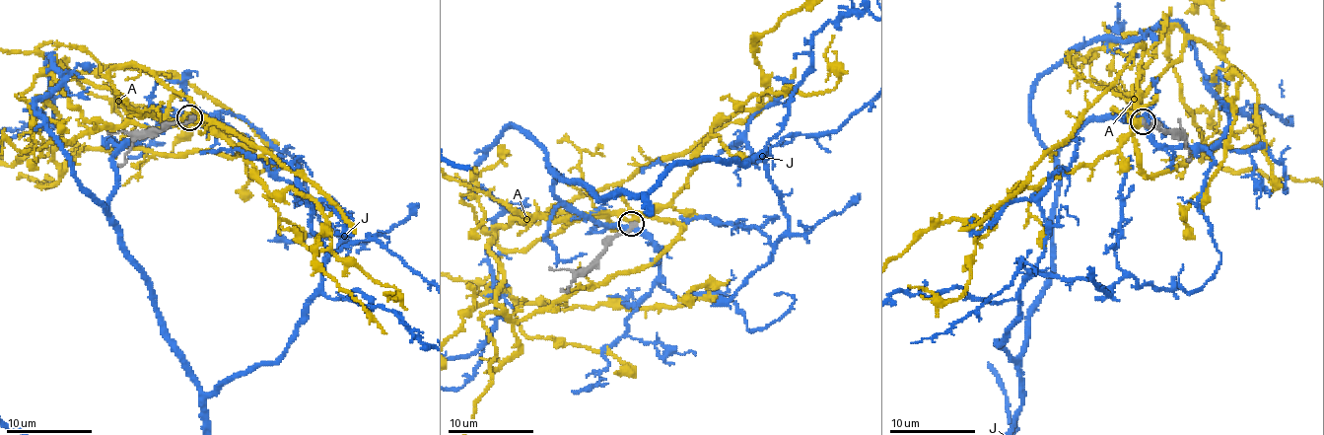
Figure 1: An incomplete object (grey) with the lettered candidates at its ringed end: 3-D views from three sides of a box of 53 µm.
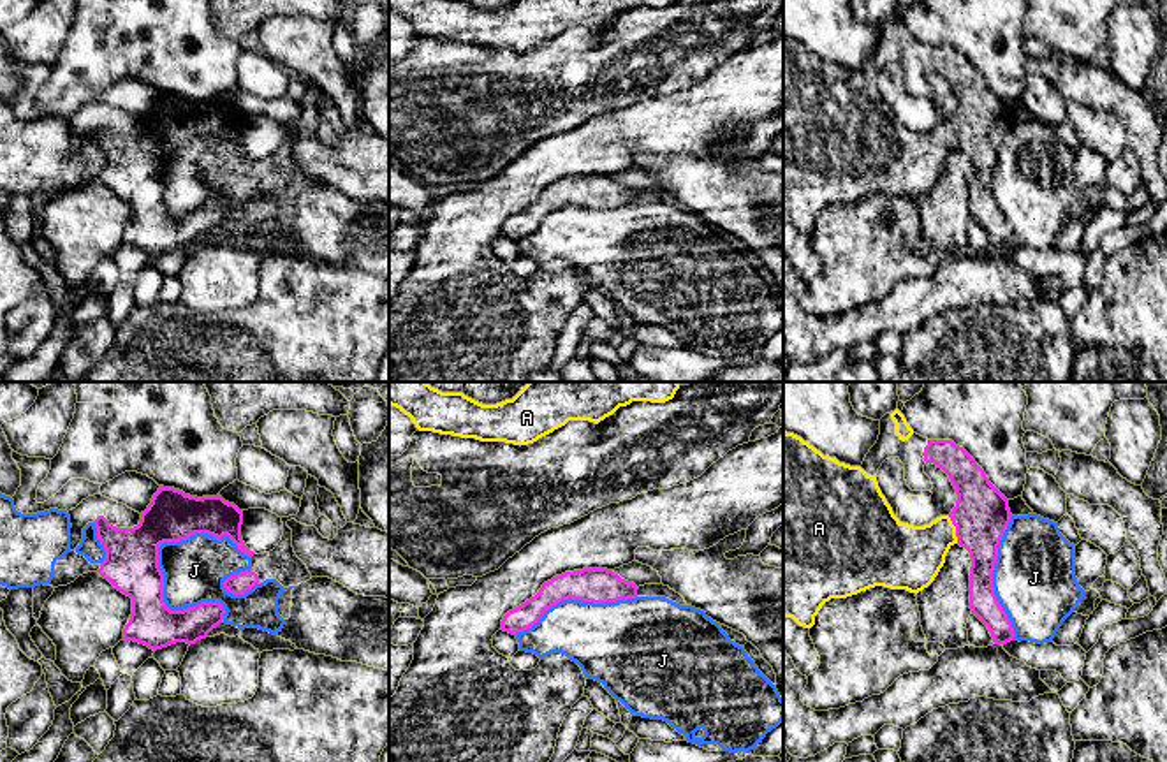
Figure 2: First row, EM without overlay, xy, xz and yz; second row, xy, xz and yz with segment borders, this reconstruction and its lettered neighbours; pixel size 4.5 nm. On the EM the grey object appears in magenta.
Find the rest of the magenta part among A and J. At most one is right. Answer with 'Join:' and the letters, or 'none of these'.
Join: A

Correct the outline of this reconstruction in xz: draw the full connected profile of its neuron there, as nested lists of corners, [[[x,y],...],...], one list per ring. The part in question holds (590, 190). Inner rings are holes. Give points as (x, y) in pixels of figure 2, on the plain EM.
[[[583,174],[565,178],[544,188],[535,202],[509,216],[502,225],[502,236],[512,241],[532,234],[547,215],[563,206],[593,209],[618,208],[637,202],[637,192],[607,174]]]

